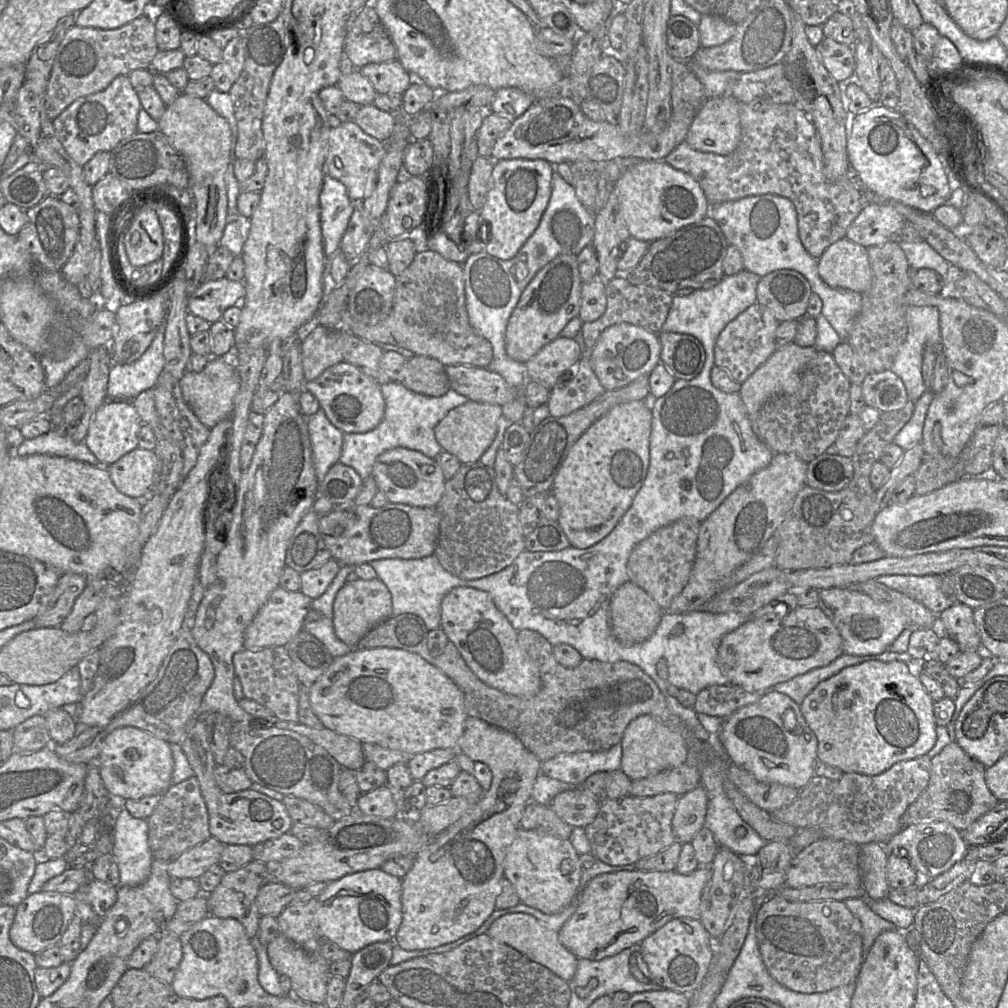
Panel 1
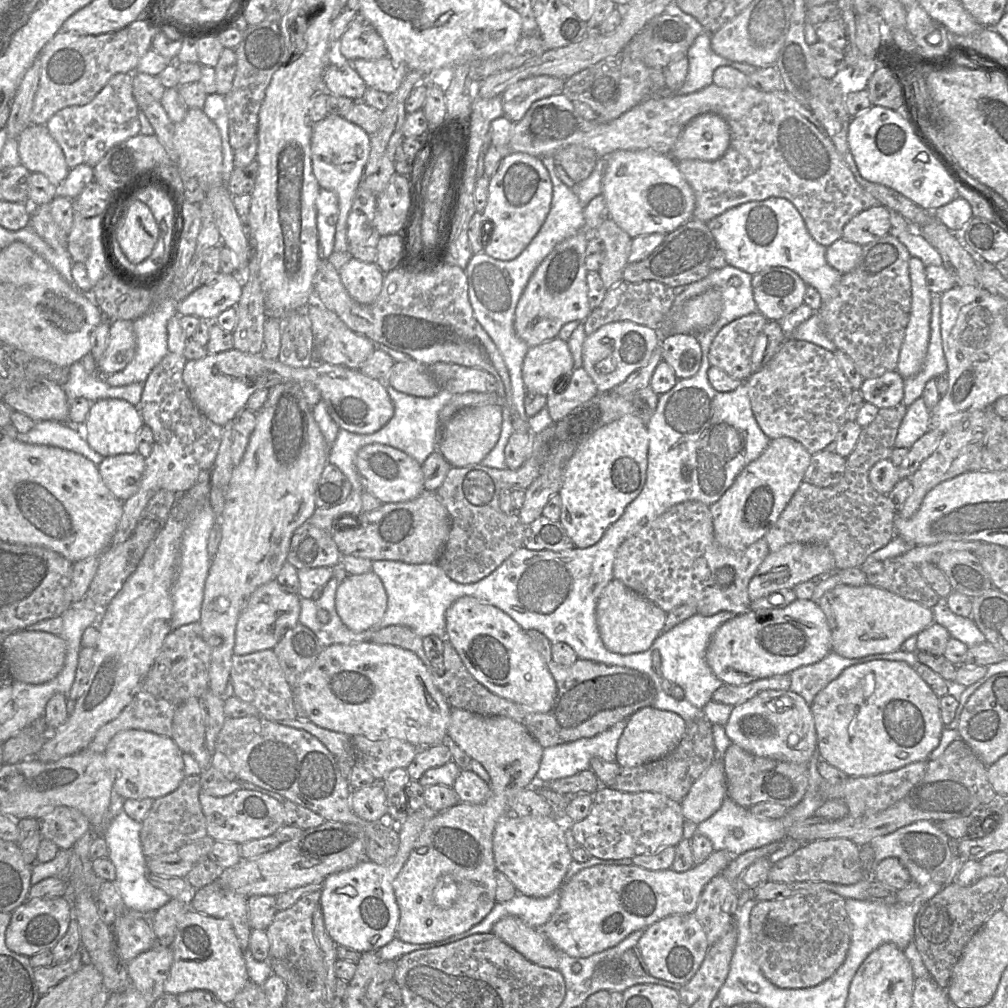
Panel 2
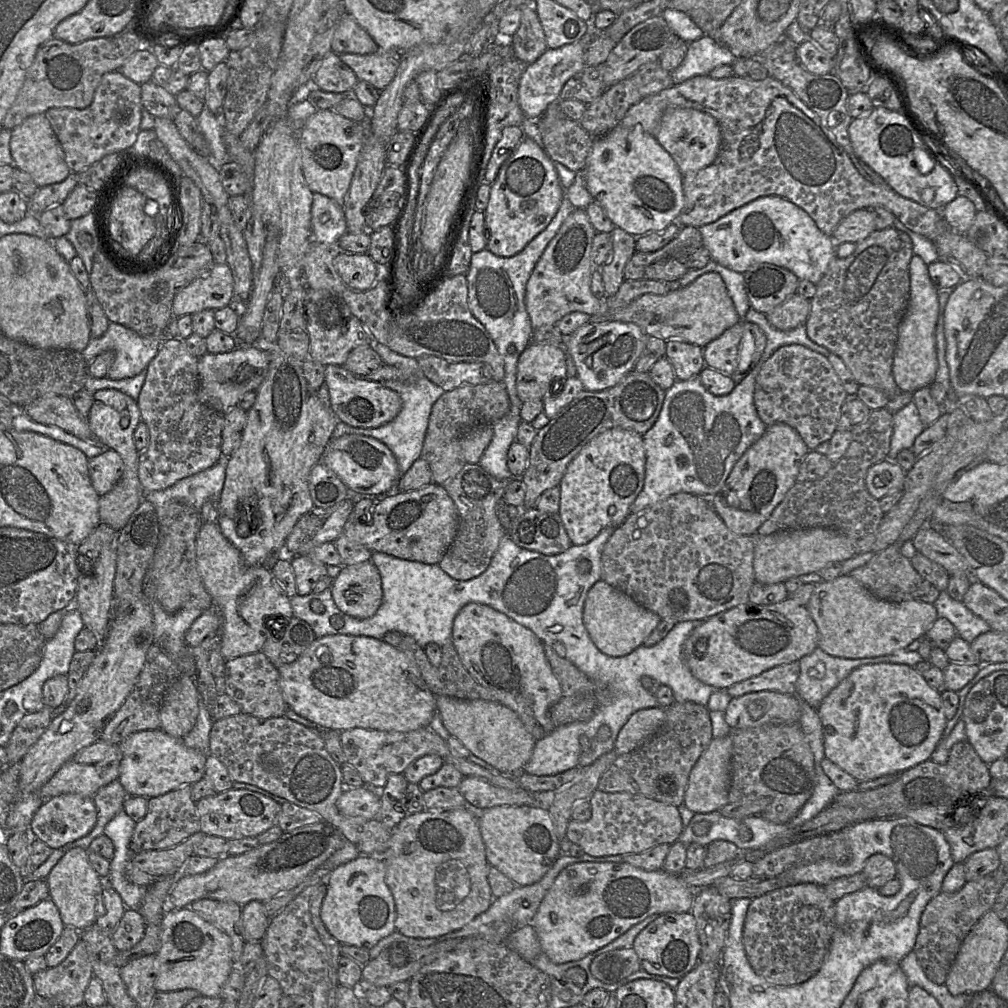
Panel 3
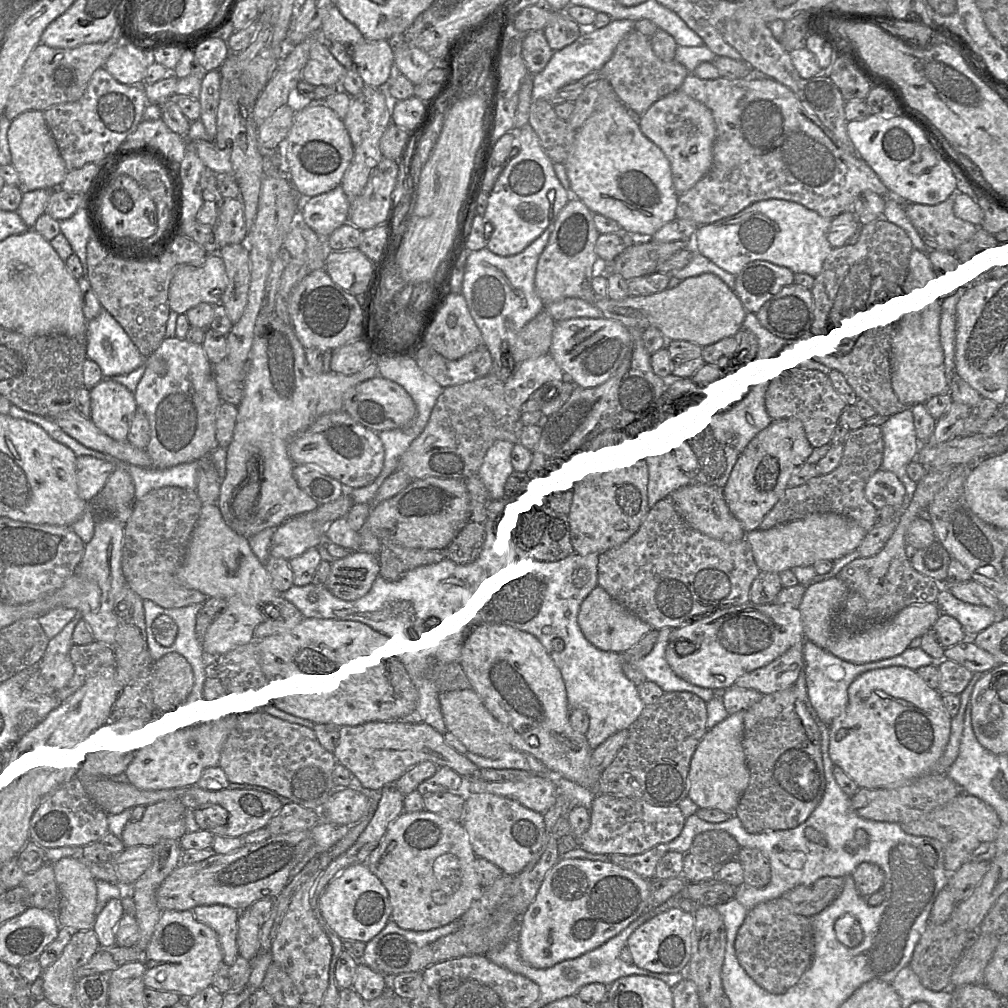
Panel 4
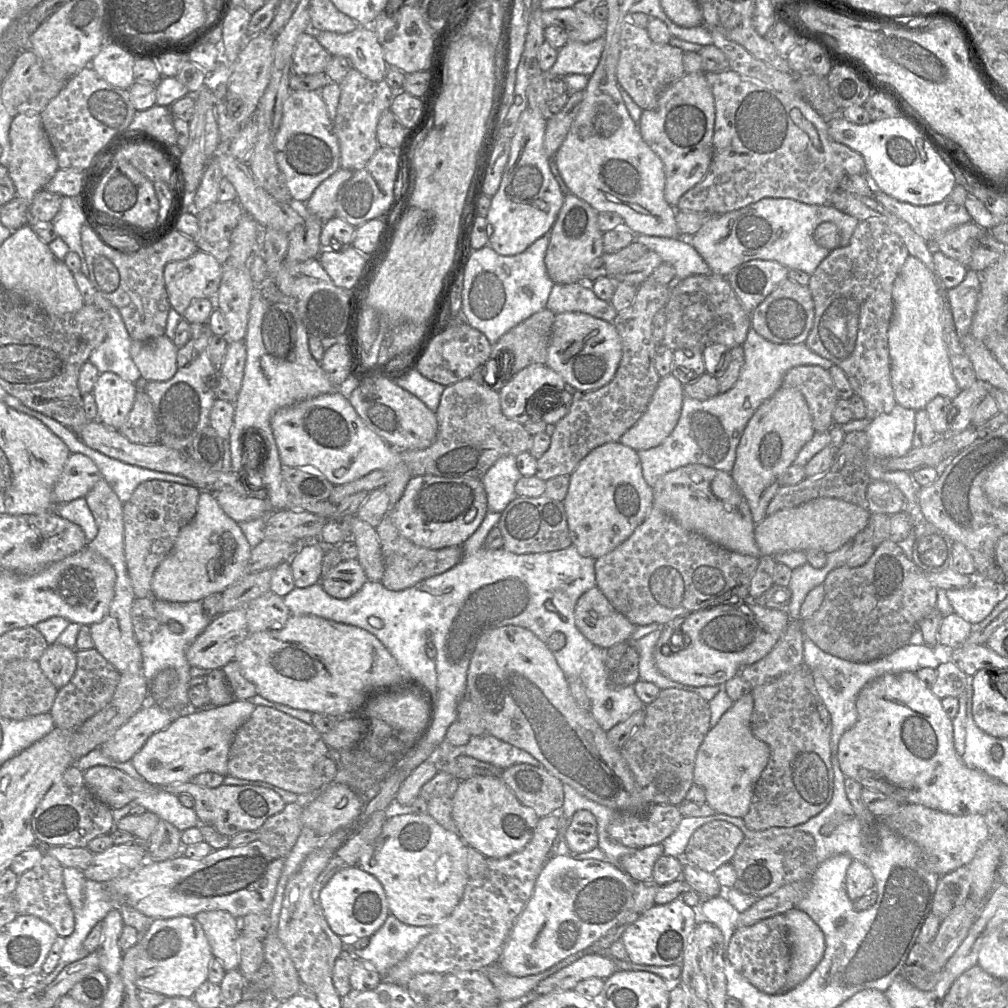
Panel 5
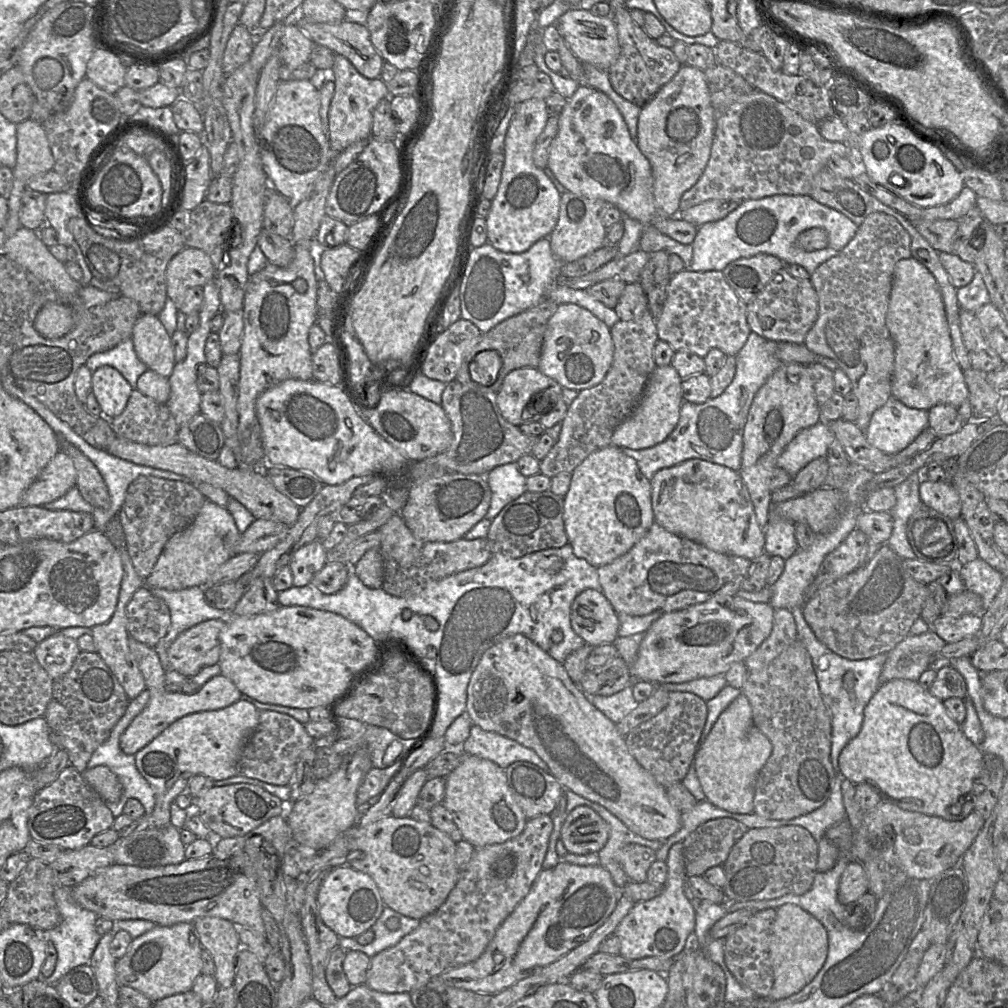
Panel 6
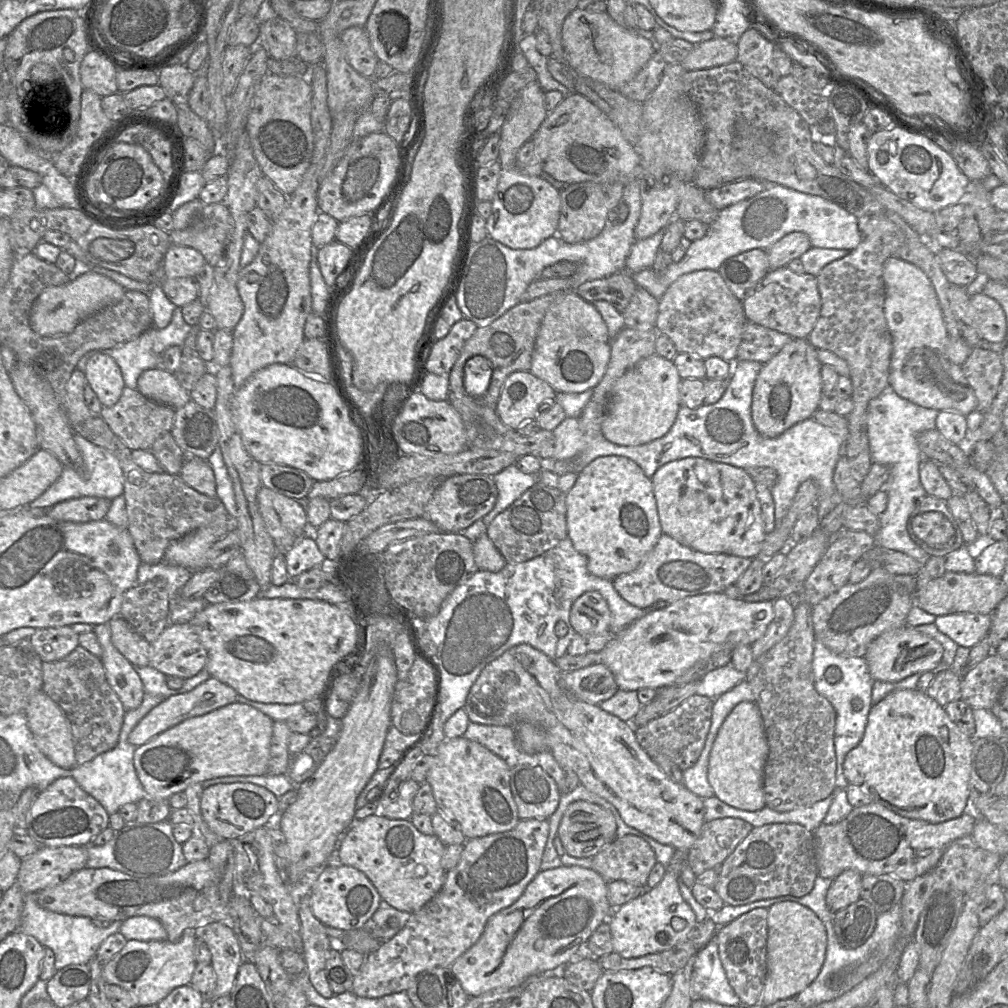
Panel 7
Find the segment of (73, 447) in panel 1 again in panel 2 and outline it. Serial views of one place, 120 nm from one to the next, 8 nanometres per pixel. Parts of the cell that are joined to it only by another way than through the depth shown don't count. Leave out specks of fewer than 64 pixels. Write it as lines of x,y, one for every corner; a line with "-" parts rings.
51,420
39,421
27,433
18,433
17,430
16,432
16,439
19,442
52,446
72,451
86,457
96,466
104,458
90,447
81,428
77,428
69,423

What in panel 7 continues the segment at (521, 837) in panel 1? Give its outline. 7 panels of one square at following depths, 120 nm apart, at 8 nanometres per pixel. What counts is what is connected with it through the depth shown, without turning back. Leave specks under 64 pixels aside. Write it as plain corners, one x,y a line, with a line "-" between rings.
458,737
445,739
434,754
435,764
429,770
426,782
431,786
437,811
455,822
466,839
512,830
520,821
510,788
510,767
496,754
478,742

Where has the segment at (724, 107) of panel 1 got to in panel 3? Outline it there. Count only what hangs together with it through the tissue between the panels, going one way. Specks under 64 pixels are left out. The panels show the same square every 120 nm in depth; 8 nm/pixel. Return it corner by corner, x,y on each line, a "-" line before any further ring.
670,107
661,118
655,139
671,156
684,176
714,162
721,146
721,131
718,122
707,113
691,108

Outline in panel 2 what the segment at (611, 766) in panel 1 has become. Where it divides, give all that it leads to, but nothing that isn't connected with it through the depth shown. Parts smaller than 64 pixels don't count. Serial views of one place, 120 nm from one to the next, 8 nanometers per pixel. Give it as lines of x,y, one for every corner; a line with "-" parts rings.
628,719
617,722
608,730
591,738
543,748
540,767
536,775
538,783
548,783
573,776
590,769
592,758
615,762
620,736

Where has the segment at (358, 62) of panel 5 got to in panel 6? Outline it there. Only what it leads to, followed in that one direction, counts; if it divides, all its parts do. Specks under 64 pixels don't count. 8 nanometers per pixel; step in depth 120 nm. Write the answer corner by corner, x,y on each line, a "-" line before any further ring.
297,15
293,19
298,27
315,43
329,48
334,54
344,56
367,79
380,77
384,60
373,46
370,33
363,23
343,20
337,24
314,23

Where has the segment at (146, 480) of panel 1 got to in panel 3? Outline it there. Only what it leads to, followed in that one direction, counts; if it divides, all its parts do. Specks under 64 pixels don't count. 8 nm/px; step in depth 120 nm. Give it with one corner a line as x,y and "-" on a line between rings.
106,449
101,455
88,460
88,471
93,488
101,496
119,481
124,463
116,451

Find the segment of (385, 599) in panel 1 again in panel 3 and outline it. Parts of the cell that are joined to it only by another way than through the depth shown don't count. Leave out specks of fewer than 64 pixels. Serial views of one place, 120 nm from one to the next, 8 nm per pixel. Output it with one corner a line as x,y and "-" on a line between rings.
371,561
343,566
333,581
332,597
346,615
357,619
374,616
383,598
377,567

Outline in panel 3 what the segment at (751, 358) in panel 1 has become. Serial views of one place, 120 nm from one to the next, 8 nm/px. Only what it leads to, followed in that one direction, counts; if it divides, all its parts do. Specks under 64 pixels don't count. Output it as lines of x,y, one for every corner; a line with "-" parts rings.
740,319
738,323
703,347
706,367
728,376
736,372
739,344
743,336
745,322

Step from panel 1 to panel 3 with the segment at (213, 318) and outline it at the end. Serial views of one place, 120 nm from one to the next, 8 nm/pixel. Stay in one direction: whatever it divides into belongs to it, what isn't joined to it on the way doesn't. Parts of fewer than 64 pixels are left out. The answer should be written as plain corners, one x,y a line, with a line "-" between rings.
227,263
214,266
178,291
172,311
175,317
193,315
203,310
219,310
231,306
234,280

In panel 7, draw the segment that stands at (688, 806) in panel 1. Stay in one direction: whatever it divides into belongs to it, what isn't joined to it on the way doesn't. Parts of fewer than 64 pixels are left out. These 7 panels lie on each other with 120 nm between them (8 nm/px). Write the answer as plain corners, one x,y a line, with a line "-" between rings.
748,701
738,703
719,728
709,755
707,778
714,796
740,810
761,810
766,805
763,781
768,754
768,742
757,705

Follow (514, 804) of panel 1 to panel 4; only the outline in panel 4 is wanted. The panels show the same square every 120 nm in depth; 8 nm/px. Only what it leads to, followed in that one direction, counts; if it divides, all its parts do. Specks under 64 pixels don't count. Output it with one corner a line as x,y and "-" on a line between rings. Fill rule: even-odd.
472,688
442,691
439,693
438,699
447,731
455,735
469,752
490,759
498,759
513,749
506,738
506,732
501,722
487,710
-
426,810
413,813
404,811
389,826
365,864
388,891
391,920
405,930
430,931
459,920
472,902
479,898
482,886
474,868
476,857
462,823

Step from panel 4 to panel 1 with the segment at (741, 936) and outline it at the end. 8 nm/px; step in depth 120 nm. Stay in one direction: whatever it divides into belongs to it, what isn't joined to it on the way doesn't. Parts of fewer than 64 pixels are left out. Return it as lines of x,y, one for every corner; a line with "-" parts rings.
771,894
758,911
756,936
770,975
801,993
826,992
856,981
863,962
862,926
843,901
790,901

